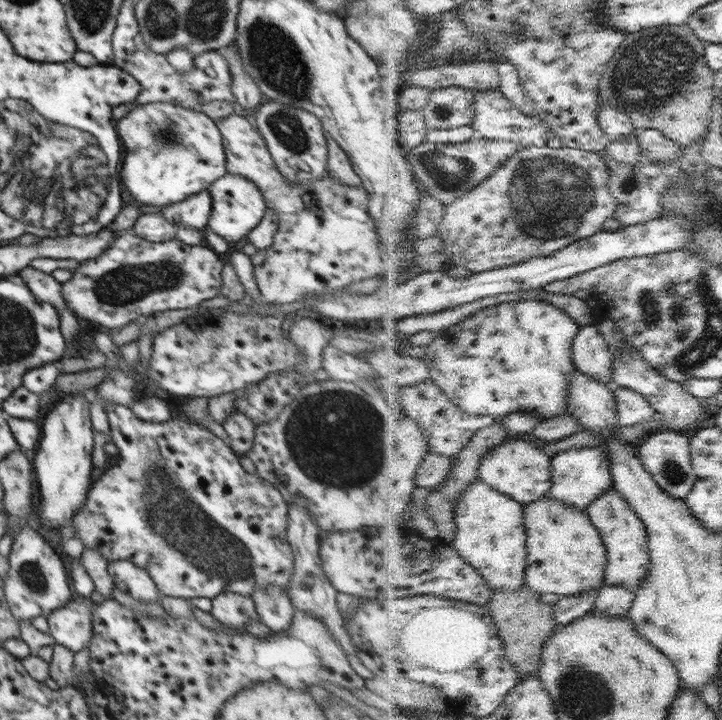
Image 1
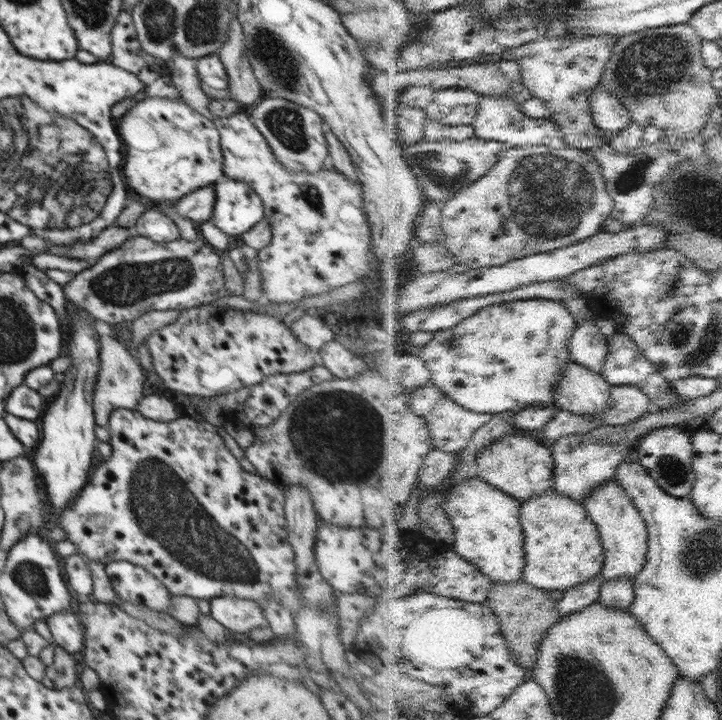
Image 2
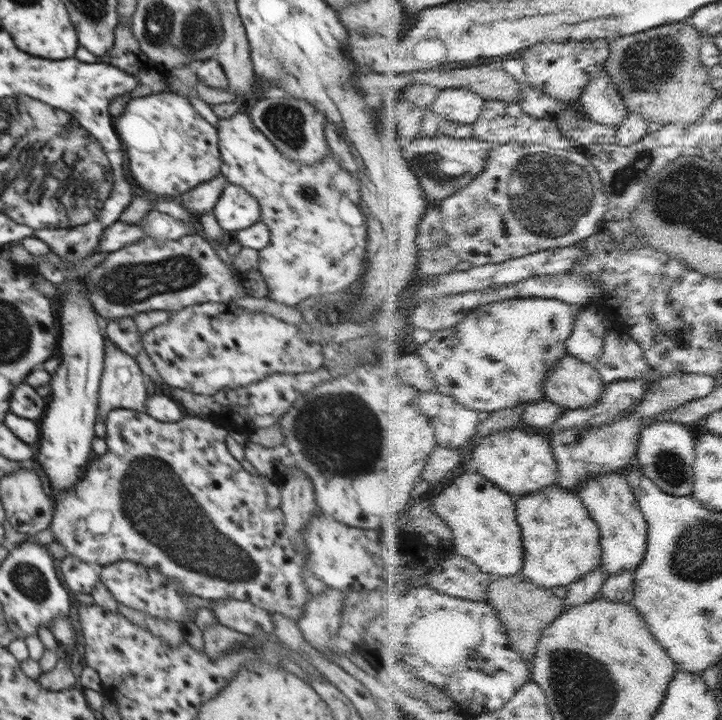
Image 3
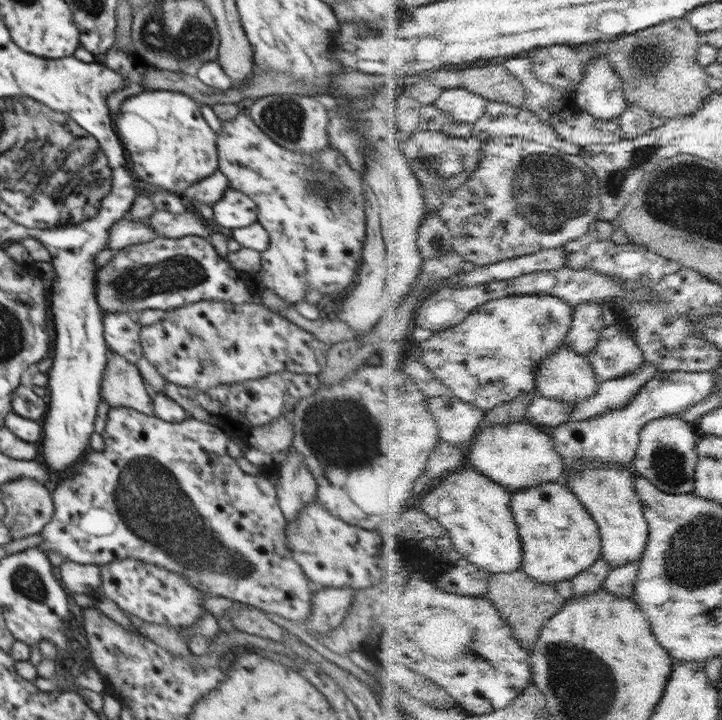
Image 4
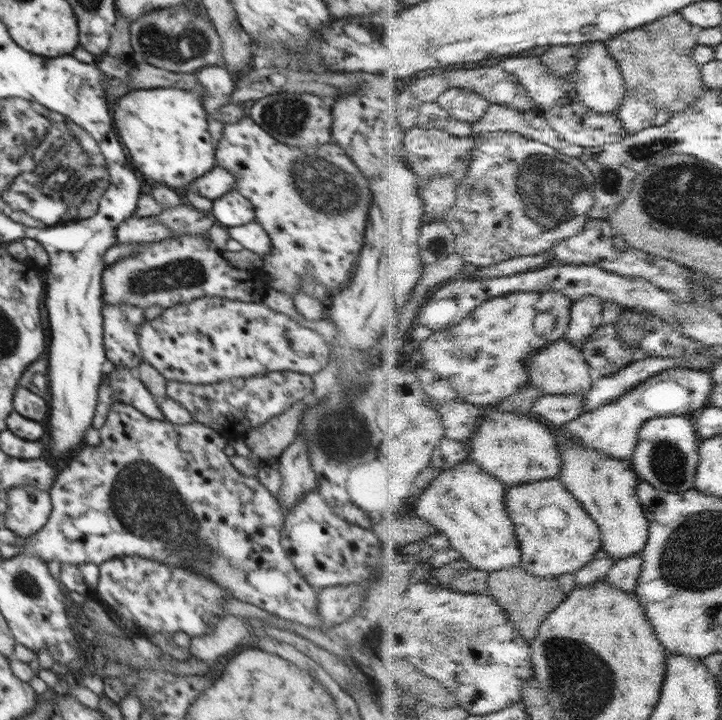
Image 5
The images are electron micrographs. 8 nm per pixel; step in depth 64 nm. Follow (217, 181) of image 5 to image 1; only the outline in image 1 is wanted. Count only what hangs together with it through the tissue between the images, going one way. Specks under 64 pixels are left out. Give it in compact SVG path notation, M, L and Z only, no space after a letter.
M207 189L188 196L188 199L176 203L176 205L169 205L160 214L177 228L181 224L181 226L189 226L203 231L211 212L212 196Z

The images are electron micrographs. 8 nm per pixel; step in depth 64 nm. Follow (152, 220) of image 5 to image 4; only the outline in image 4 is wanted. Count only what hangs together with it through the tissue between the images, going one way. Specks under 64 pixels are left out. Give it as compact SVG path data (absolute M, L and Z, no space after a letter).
M122 219L115 222L109 230L107 249L110 252L123 249L130 245L137 245L156 237L160 237L157 232L147 224L146 220Z

